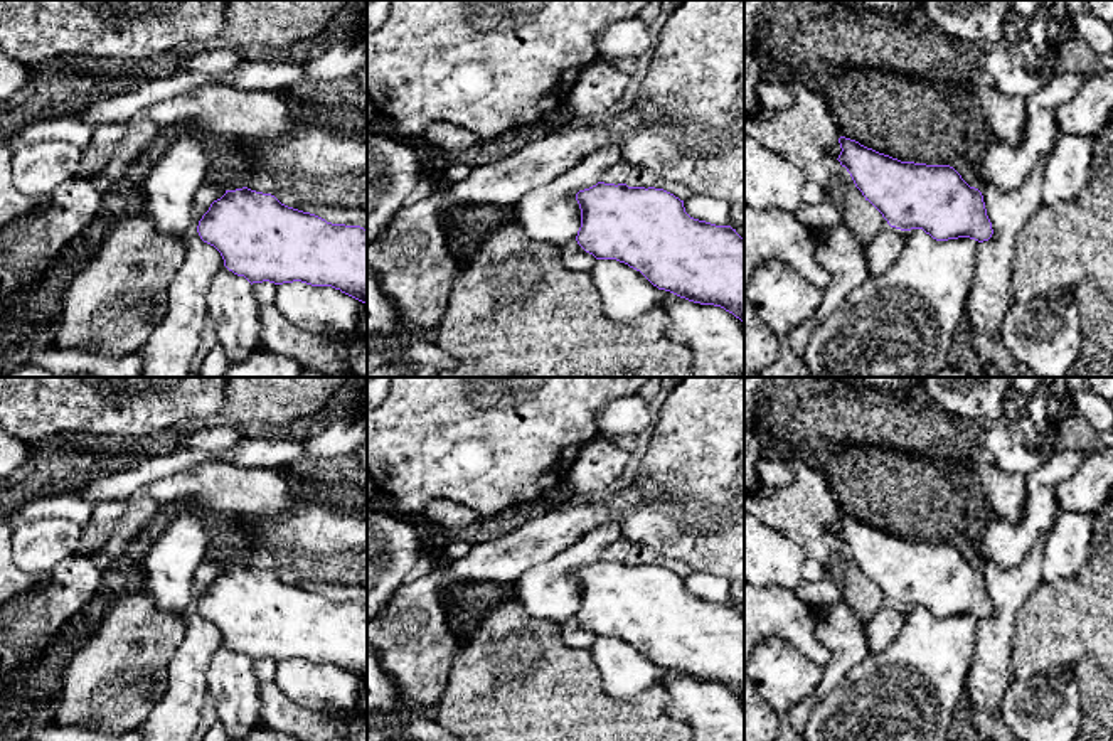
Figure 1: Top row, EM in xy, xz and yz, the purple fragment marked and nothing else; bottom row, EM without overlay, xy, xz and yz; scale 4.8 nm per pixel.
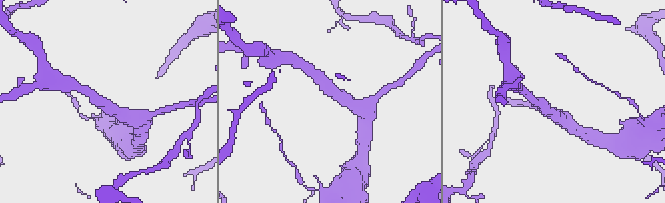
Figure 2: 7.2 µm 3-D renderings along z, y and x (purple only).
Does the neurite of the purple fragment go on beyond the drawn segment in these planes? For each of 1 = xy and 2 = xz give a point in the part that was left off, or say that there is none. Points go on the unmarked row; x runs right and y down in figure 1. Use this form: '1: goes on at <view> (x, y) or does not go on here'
1: does not go on here
2: does not go on here

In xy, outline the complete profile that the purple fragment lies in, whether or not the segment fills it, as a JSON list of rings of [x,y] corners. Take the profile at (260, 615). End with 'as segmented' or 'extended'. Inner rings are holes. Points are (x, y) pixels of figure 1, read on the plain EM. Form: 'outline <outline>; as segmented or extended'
outline [[[242,564],[214,578],[197,610],[251,662],[301,658],[367,679],[367,608],[360,603],[332,601]]]; as segmented

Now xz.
outline [[[604,561],[579,568],[576,578],[581,586],[578,621],[596,637],[616,637],[640,648],[658,667],[670,669],[700,682],[721,684],[744,701],[744,615],[731,603],[716,603],[690,594],[684,578],[655,564],[628,564]]]; as segmented

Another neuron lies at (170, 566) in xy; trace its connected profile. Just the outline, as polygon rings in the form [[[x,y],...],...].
[[[190,512],[172,517],[143,559],[145,586],[152,601],[185,625],[194,600],[194,581],[207,557],[204,522]]]

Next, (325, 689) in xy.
[[[301,658],[278,662],[274,684],[291,702],[310,712],[345,722],[367,716],[364,680],[332,664]]]

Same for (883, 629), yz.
[[[889,605],[881,608],[865,621],[865,638],[871,652],[886,650],[899,637],[906,623],[906,611],[901,606]]]

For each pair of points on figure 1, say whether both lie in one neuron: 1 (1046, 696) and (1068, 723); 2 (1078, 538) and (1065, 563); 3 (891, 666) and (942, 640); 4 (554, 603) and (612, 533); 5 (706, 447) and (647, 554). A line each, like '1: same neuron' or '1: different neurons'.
1: same neuron
2: same neuron
3: same neuron
4: same neuron
5: different neurons

